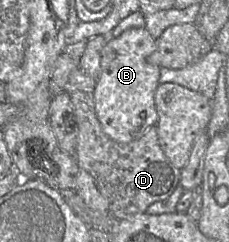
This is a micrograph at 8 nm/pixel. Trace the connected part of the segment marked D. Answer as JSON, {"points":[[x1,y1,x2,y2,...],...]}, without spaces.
{"points":[[74,90,70,95,78,123,75,158,79,168,85,169,93,177,108,202,109,211,121,220,146,213,151,204,167,199,180,183,181,170,164,154,156,125,137,140,116,142,102,129,96,114,93,92]]}

